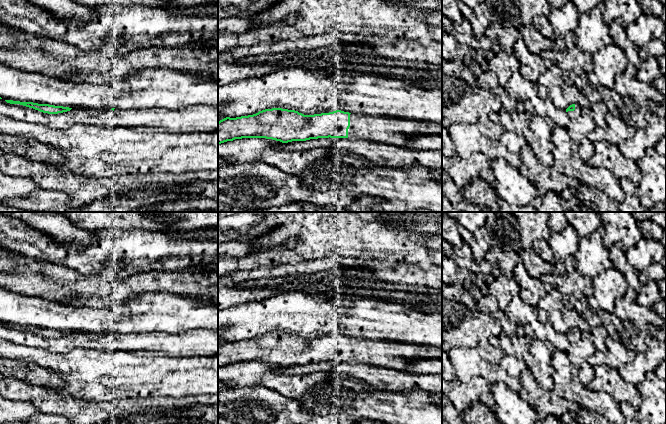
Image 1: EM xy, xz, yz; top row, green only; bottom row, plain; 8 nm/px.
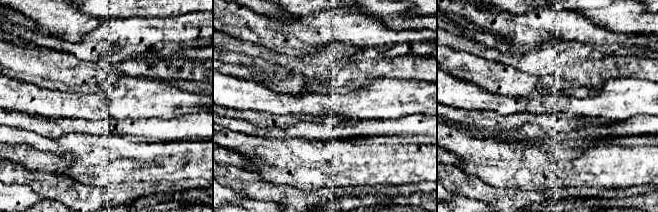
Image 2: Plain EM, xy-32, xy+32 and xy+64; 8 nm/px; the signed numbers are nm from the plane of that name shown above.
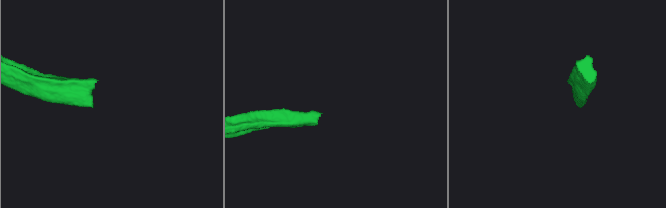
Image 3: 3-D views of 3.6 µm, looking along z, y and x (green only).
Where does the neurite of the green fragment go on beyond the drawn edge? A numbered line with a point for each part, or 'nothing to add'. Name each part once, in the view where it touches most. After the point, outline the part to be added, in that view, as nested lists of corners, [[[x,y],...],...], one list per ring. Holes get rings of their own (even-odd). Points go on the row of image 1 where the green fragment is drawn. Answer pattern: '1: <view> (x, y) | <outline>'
1: xz (389, 130) | [[[350,114],[348,138],[370,140],[411,149],[408,139],[417,135],[442,135],[442,123],[422,122],[413,119]]]

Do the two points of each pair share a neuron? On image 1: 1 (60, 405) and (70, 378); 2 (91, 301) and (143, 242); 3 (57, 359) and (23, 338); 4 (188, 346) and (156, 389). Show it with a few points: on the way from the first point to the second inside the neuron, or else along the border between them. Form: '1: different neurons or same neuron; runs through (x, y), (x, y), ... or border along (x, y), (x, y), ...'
1: different neurons; border along (52, 388), (59, 393), (87, 400)
2: different neurons; border along (126, 260), (109, 261)
3: different neurons; border along (14, 342), (60, 353)
4: different neurons; border along (164, 355), (204, 357)

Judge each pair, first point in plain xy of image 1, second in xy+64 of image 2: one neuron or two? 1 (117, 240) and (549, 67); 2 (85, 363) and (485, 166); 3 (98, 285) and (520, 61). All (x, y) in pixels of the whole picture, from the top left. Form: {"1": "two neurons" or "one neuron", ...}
{"1": "two neurons", "2": "one neuron", "3": "one neuron"}

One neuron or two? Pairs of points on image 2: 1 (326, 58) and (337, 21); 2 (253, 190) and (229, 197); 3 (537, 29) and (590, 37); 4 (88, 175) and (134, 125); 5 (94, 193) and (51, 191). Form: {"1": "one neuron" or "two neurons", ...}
{"1": "two neurons", "2": "two neurons", "3": "one neuron", "4": "two neurons", "5": "one neuron"}

